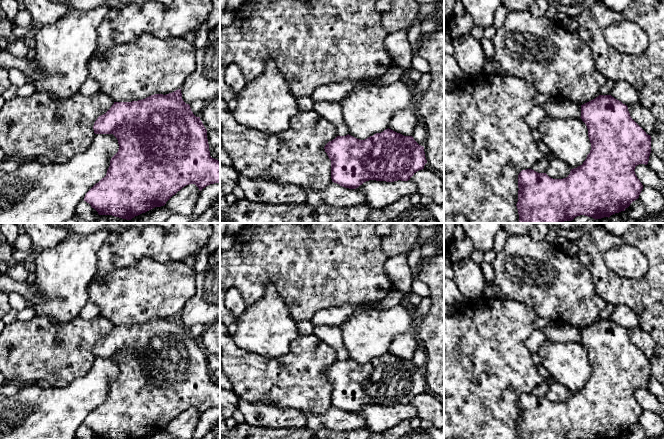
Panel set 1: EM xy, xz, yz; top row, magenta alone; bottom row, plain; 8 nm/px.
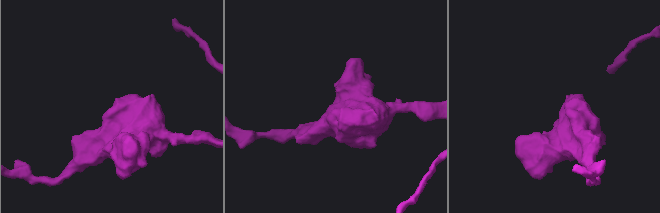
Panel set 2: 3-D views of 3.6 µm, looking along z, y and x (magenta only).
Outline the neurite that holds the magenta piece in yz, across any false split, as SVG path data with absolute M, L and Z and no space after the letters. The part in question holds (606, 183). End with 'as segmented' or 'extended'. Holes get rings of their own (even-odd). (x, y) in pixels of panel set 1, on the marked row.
M599 95L595 99L581 105L582 121L586 124L588 129L588 137L591 143L590 153L587 155L586 160L582 165L577 168L571 169L570 174L563 179L553 179L546 173L538 173L532 169L522 170L518 175L518 202L516 204L519 214L519 223L563 223L564 221L572 221L575 217L585 215L592 217L595 220L604 217L610 217L615 213L625 211L630 204L639 198L643 189L643 185L635 174L635 167L639 164L648 164L649 156L651 153L651 136L648 135L630 116L627 105L615 99L611 95Z; as segmented

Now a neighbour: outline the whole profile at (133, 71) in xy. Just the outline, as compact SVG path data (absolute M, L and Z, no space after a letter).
M143 33L141 34L136 41L121 44L110 48L107 51L107 56L104 59L100 59L96 56L96 52L93 58L90 60L88 68L89 68L89 77L99 82L101 91L108 94L114 102L132 102L145 99L154 94L169 94L178 89L181 89L185 79L194 72L195 70L195 52L196 47L194 44L189 43L185 37L181 38L167 38L167 39L160 39L157 36L151 33Z

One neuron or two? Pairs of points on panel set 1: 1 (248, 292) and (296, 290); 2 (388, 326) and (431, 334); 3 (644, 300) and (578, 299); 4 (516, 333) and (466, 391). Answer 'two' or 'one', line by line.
1: one
2: two
3: two
4: one

